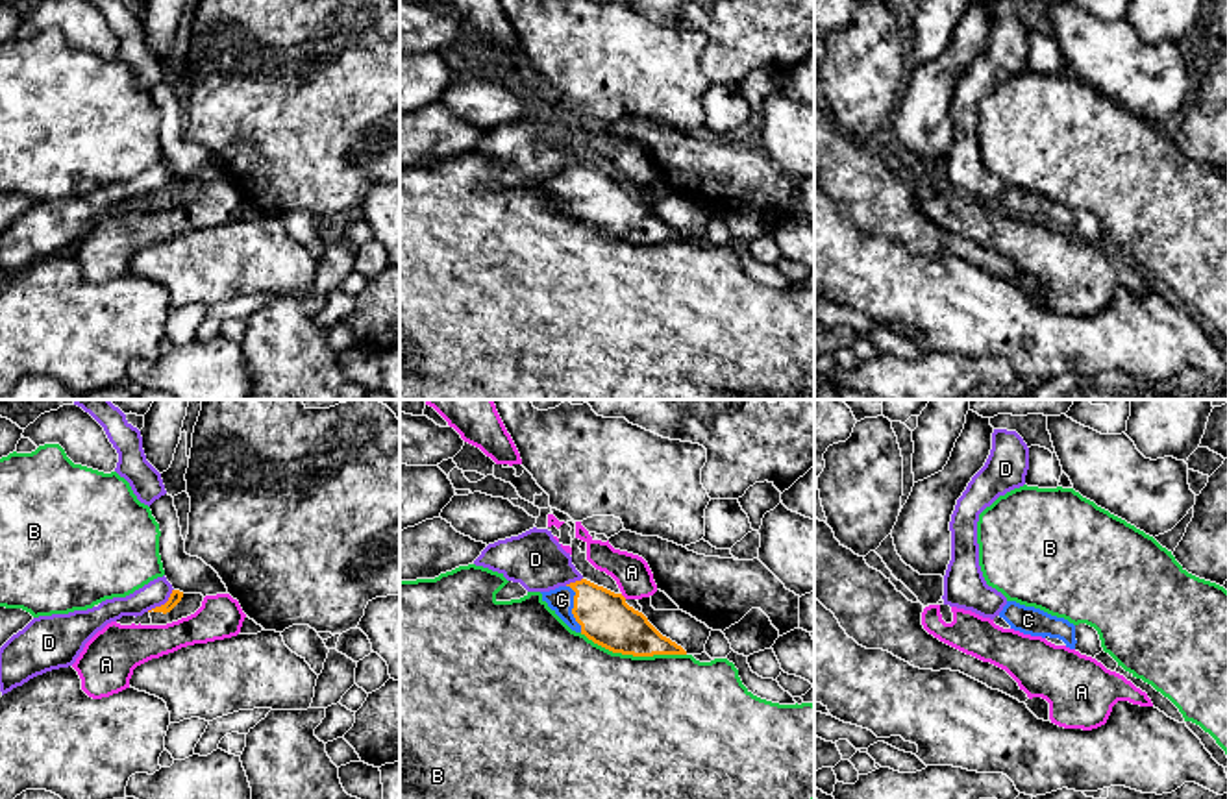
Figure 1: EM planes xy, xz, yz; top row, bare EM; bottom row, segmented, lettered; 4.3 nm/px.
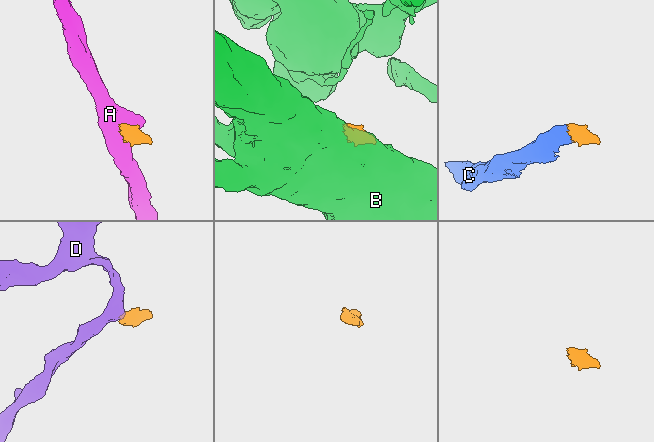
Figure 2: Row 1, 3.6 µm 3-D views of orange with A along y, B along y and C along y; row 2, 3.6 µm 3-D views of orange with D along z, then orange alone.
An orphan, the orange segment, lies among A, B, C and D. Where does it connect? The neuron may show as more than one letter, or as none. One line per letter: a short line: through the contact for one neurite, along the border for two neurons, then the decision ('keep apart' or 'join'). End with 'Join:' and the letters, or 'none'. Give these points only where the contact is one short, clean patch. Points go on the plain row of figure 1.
A: line xz (620, 180), (626, 184); keep apart
B: keep apart
C: line xz (606, 204), (591, 195), (572, 195), (561, 185); join
D: line xy (173, 174), (163, 189), (147, 196); keep apart
Join: C

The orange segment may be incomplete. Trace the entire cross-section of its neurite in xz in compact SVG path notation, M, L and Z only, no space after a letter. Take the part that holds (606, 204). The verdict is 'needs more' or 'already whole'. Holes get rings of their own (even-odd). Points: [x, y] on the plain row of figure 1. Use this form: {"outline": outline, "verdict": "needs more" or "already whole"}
{"outline": "M587 165L540 178L542 187L576 218L594 229L622 240L687 240L663 222L648 203L629 192L622 179L614 179Z", "verdict": "needs more"}

